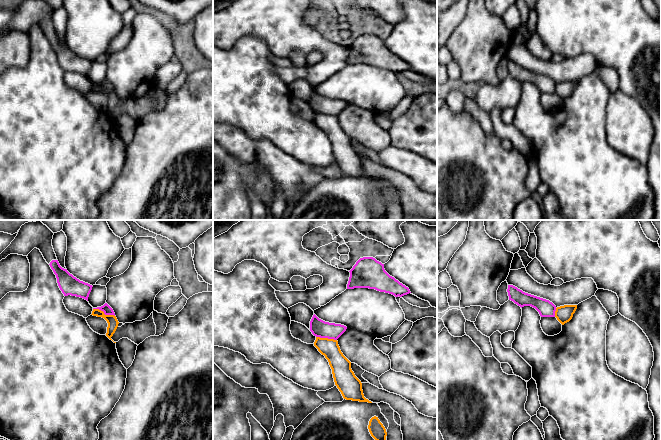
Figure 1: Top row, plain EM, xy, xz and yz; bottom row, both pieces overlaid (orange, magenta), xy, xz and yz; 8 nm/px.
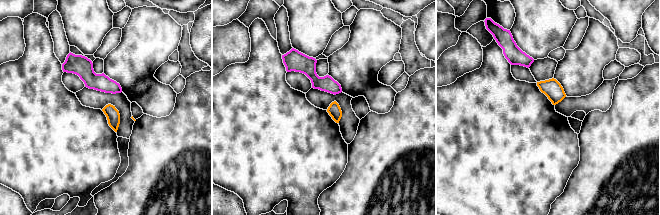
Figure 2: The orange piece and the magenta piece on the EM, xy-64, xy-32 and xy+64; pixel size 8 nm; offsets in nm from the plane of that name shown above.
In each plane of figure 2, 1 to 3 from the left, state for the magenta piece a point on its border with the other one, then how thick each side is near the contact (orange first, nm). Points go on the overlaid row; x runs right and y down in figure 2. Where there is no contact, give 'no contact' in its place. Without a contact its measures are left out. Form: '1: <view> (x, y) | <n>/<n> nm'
1: no contact
2: no contact
3: no contact

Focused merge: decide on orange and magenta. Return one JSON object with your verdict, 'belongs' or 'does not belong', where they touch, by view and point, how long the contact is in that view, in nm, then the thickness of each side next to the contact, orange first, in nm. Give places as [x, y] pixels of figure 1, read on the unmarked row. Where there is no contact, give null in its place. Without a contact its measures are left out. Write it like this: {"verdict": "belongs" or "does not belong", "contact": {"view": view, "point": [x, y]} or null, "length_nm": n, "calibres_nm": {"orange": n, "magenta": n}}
{"verdict": "does not belong", "contact": {"view": "xy", "point": [103, 89]}, "length_nm": 190, "calibres_nm": {"orange": 90, "magenta": 70}}

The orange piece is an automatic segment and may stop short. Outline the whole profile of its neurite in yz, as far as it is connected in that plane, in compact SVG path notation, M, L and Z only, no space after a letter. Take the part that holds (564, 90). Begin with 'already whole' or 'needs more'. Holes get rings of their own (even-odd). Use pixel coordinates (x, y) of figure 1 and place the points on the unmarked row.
already whole; M564 81L556 84L555 93L564 101L569 98L577 85L577 81Z

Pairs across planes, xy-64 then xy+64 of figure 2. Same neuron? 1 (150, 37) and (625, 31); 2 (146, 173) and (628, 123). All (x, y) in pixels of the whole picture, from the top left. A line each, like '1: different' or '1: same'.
1: different
2: same

